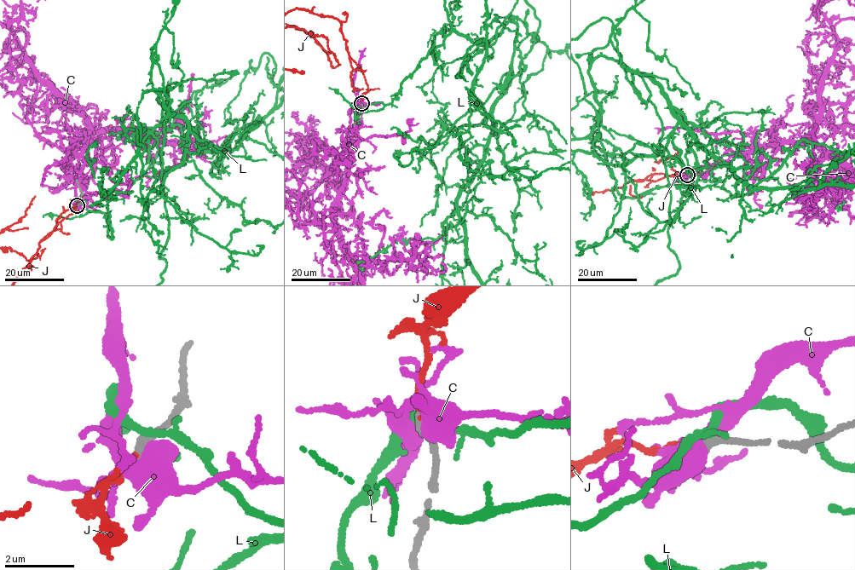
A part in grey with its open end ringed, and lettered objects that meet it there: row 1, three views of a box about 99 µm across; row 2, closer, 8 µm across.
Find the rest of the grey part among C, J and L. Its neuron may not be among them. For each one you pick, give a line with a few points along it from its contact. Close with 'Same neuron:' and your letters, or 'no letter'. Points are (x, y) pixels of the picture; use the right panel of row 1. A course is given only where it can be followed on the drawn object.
J: course (688, 175), (655, 173), (602, 194), (598, 208), (615, 224), (631, 211), (673, 279)
Same neuron: J

